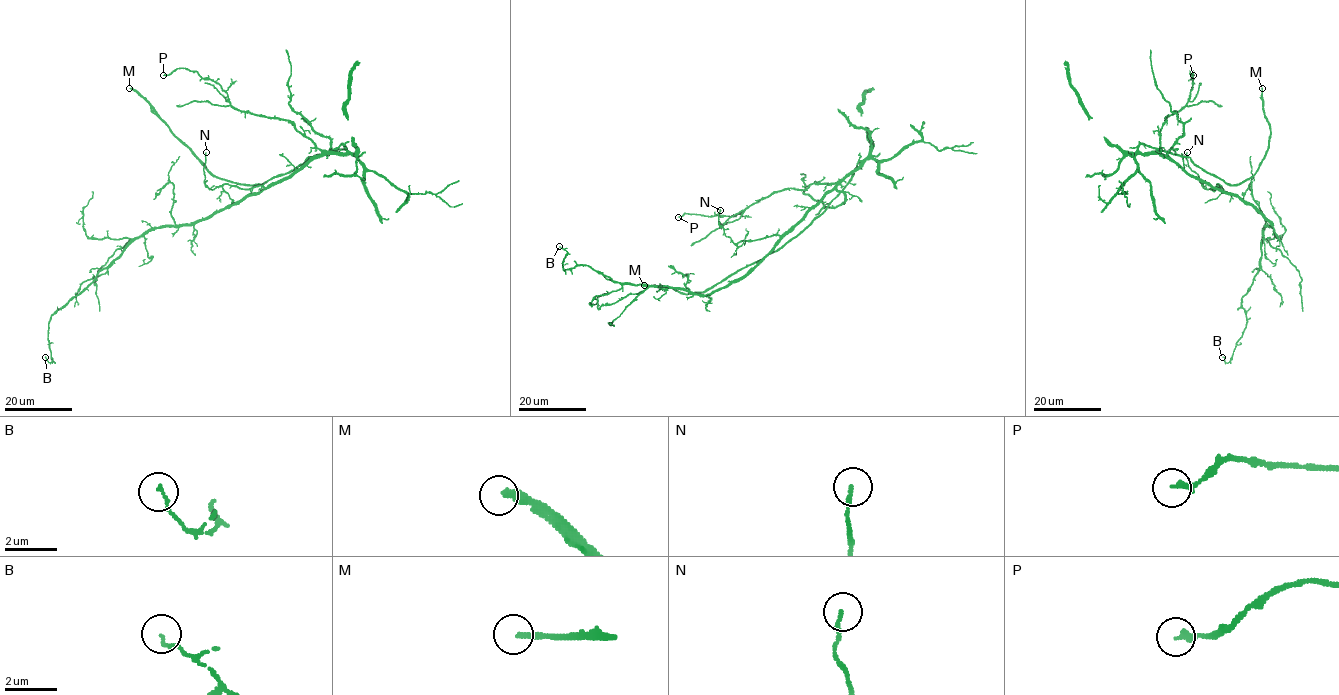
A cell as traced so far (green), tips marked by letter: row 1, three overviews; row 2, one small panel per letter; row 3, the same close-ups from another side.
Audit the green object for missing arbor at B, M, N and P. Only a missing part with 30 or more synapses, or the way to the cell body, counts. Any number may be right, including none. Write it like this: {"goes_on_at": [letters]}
{"goes_on_at": ["M"]}

